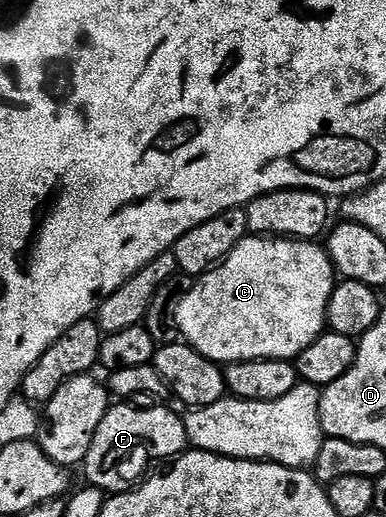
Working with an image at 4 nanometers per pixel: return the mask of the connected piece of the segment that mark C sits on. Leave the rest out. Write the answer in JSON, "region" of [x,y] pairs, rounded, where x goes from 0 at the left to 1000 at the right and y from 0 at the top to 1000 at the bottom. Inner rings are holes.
{"region":[[[642,453],[570,511],[557,513],[544,526],[513,536],[497,547],[490,569],[479,569],[479,576],[469,576],[469,592],[459,592],[453,629],[464,634],[466,652],[482,663],[516,679],[531,692],[557,698],[570,708],[611,704],[627,696],[762,698],[764,691],[780,685],[780,677],[790,677],[790,669],[811,669],[811,662],[821,662],[821,654],[834,650],[847,634],[847,594],[870,547],[873,528],[868,516],[852,499],[845,478],[834,470],[813,464],[746,464],[741,460],[694,460],[689,456]]]}

